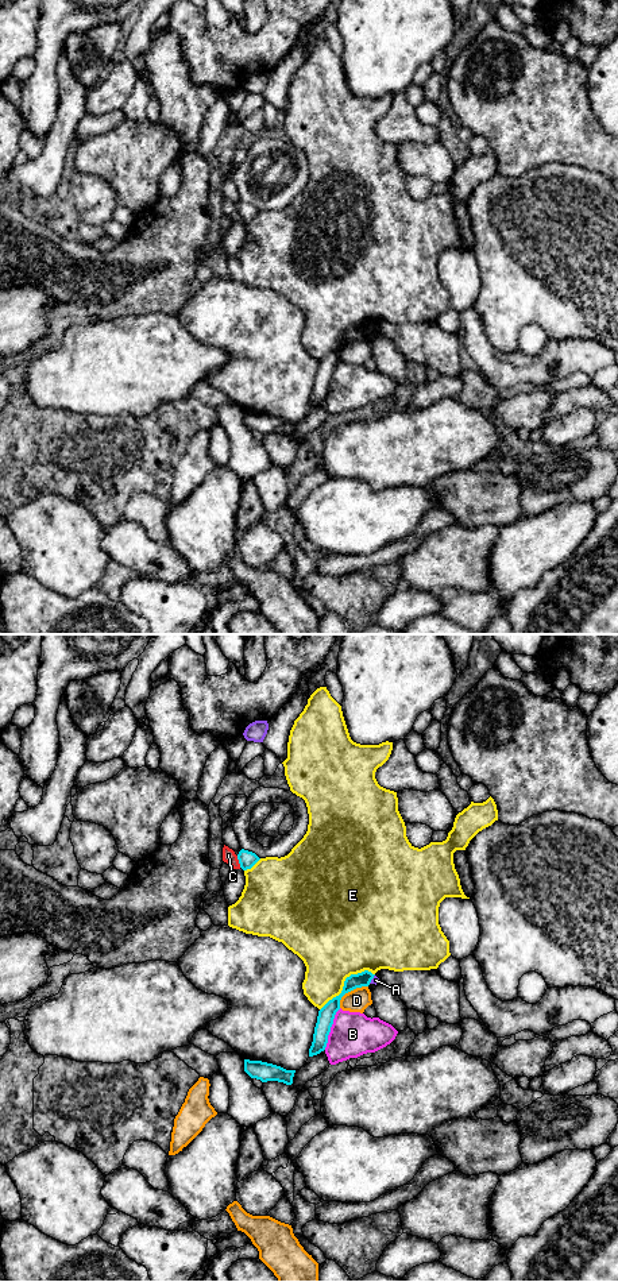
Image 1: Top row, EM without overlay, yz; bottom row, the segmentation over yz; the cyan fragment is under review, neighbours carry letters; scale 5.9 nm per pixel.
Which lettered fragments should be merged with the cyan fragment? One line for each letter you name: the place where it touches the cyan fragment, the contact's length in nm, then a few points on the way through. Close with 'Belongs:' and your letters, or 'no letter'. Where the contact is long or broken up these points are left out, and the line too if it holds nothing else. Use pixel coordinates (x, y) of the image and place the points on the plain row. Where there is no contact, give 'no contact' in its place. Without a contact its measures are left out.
Belongs: no letter

